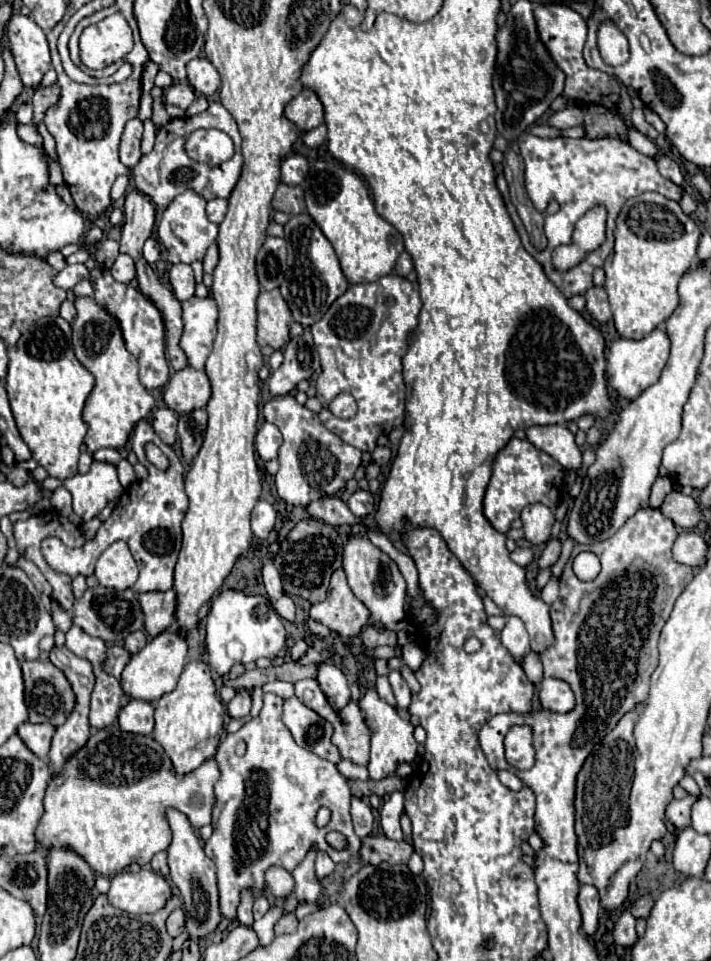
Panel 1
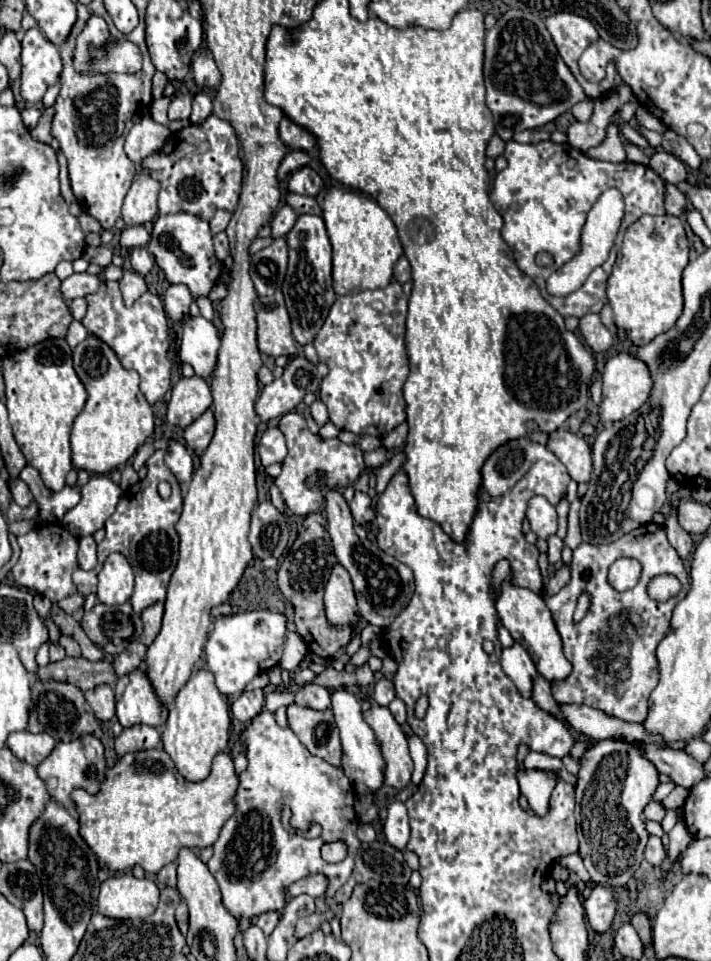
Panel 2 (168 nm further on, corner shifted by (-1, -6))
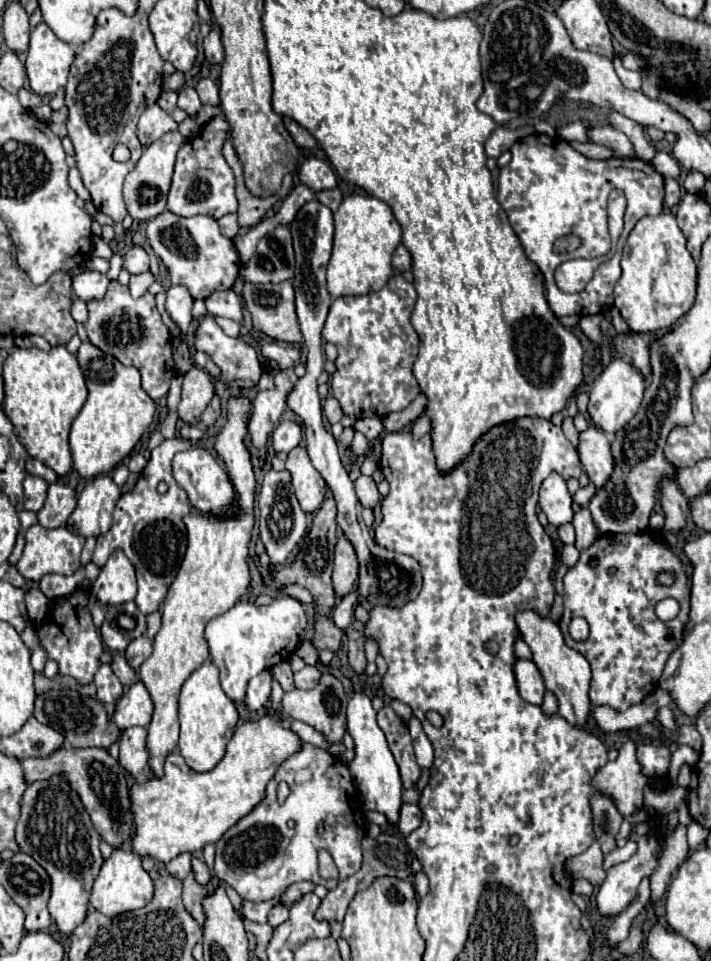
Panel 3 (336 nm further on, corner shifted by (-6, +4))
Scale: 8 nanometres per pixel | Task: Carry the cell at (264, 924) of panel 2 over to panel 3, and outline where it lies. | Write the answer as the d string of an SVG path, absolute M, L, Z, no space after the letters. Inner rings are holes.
M279 904L279 906L271 908L271 912L269 912L269 924L271 924L273 928L279 926L279 924L283 924L285 920L289 920L289 908L287 908L287 906Z

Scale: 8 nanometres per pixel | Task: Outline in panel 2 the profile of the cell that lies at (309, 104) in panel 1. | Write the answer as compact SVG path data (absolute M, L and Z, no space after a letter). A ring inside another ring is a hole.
M284 116L284 120L280 122L280 138L286 146L294 150L308 152L316 146L316 136L312 136L312 132L308 132L304 126L292 122L288 116Z

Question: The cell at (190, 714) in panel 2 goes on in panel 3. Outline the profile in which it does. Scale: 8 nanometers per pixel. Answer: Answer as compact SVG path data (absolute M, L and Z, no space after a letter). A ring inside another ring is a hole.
M205 662L185 680L179 696L179 722L179 752L185 758L187 766L195 772L213 770L225 756L225 746L231 740L237 724L237 708L223 692L219 684L219 670L215 664Z

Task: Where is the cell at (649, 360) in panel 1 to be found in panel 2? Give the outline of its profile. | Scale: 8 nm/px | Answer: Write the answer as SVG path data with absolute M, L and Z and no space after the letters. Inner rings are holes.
M618 352L606 360L606 368L602 372L602 404L600 404L600 420L616 422L636 412L652 392L652 374L648 372L648 364L644 364L634 352Z

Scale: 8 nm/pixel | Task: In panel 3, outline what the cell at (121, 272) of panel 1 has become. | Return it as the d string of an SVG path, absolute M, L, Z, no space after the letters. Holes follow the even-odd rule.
M143 272L143 274L137 274L137 276L131 276L131 282L129 282L129 290L131 290L131 296L133 298L139 298L141 294L145 294L149 290L149 286L155 282L155 276L151 272Z

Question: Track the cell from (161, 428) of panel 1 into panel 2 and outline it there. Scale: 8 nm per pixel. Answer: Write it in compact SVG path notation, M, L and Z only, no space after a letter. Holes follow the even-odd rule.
M176 440L168 442L166 464L176 474L178 482L192 480L192 456L188 454L188 450L186 450L184 444L178 444Z

